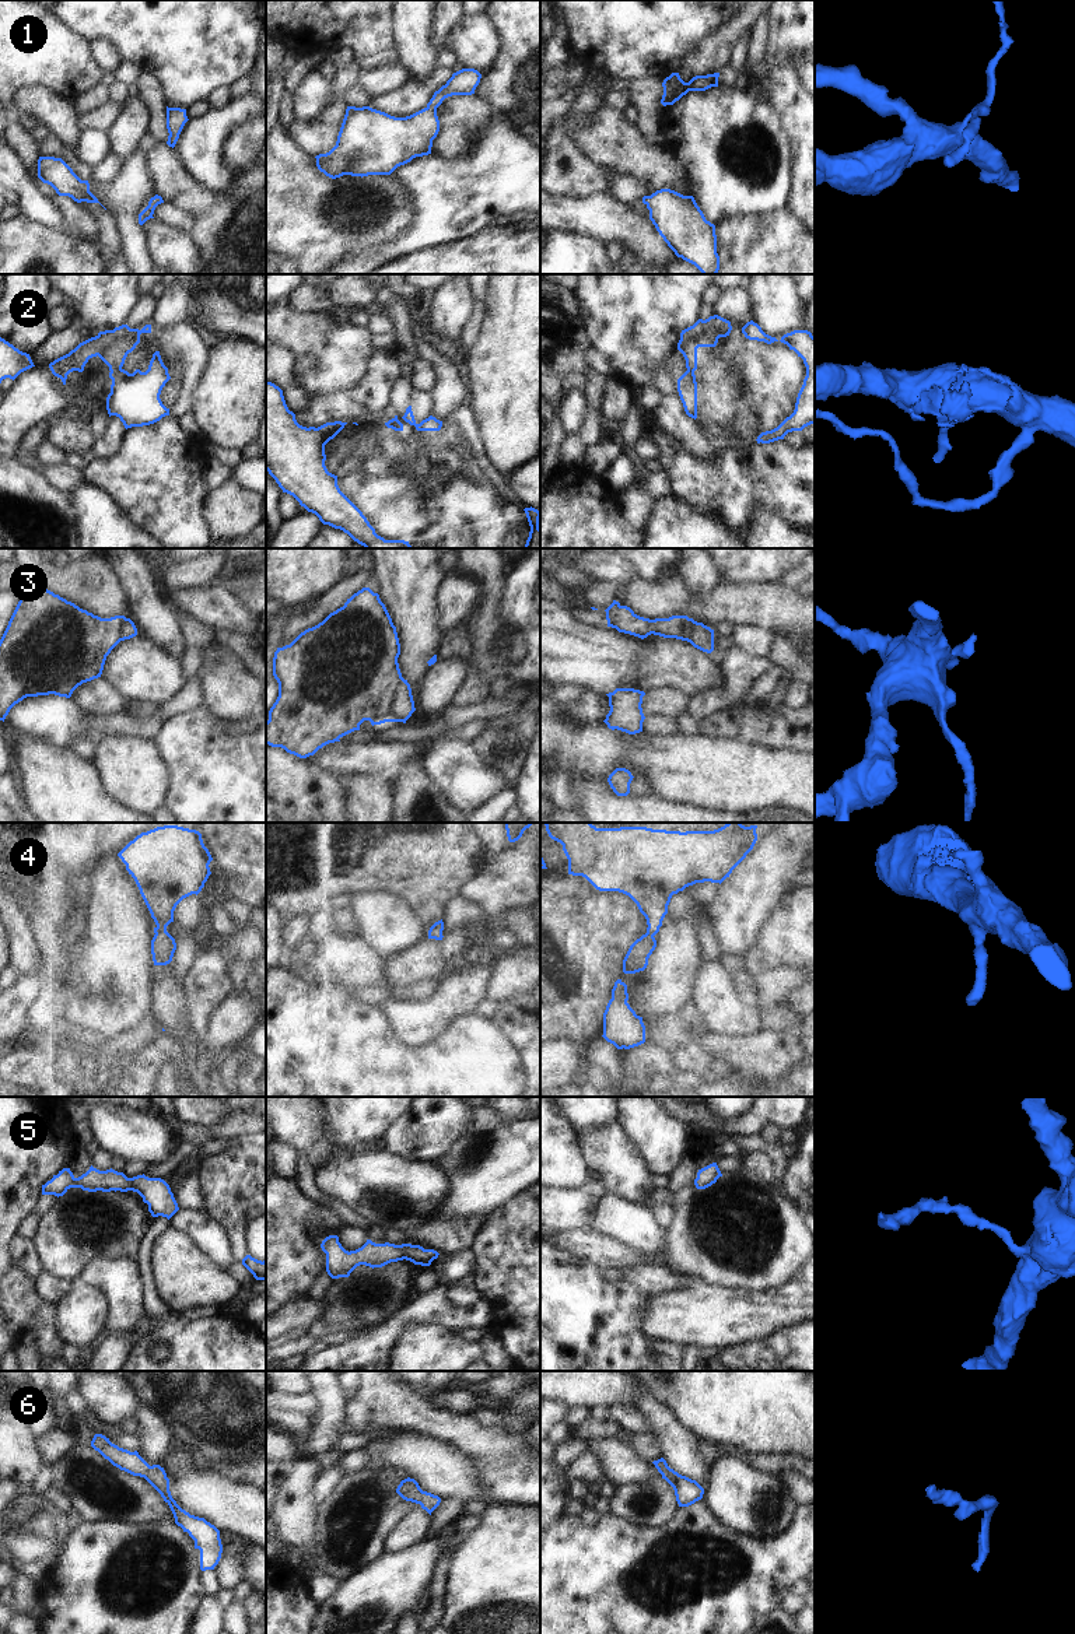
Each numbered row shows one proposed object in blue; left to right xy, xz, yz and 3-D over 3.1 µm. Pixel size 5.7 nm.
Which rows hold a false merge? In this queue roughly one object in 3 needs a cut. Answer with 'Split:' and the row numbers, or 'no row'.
Split: 2, 3

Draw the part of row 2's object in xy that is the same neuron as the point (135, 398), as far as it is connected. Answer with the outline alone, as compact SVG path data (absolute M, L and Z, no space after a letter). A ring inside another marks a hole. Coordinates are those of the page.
M160 351L153 354L148 369L136 369L129 374L125 369L109 372L112 379L111 393L106 397L109 417L116 415L125 428L150 425L169 415L161 399L161 390L171 379Z

